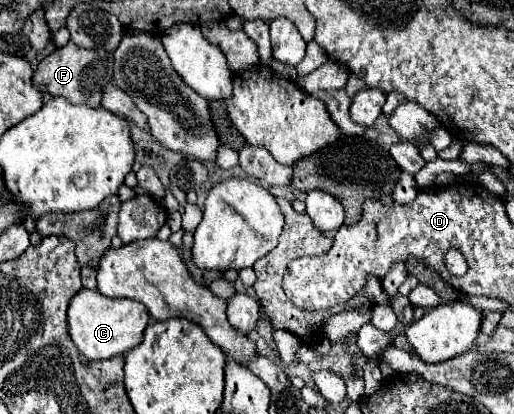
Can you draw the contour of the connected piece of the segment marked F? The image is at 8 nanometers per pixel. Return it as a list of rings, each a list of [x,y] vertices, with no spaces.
[[[70,40],[66,46],[56,48],[38,64],[34,72],[34,84],[38,90],[52,96],[64,96],[72,104],[88,104],[96,108],[100,106],[102,88],[112,80],[112,62],[114,54],[110,50],[84,50]]]

